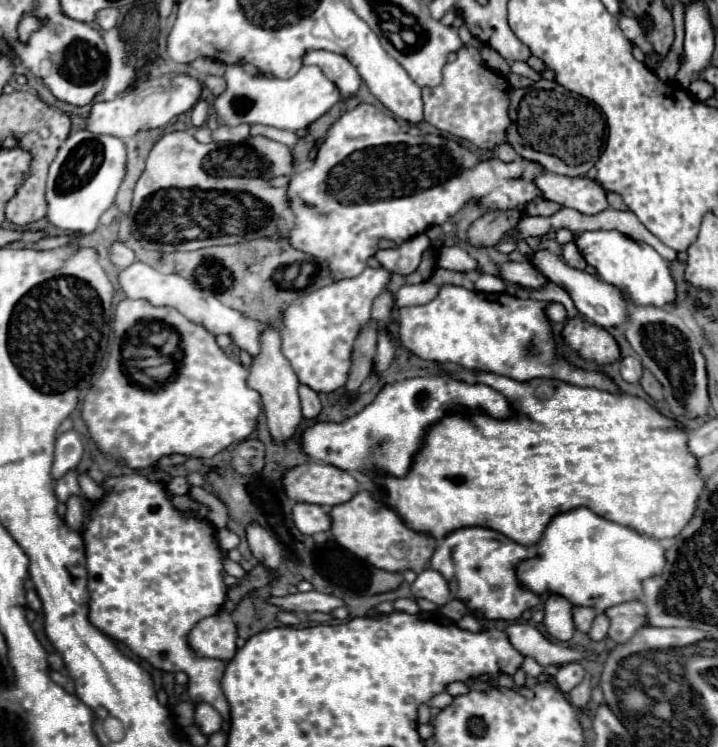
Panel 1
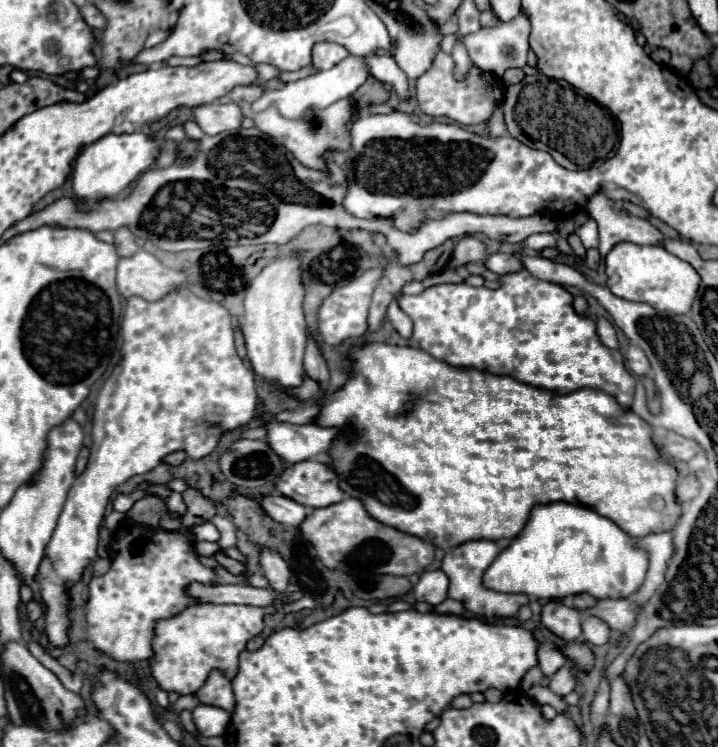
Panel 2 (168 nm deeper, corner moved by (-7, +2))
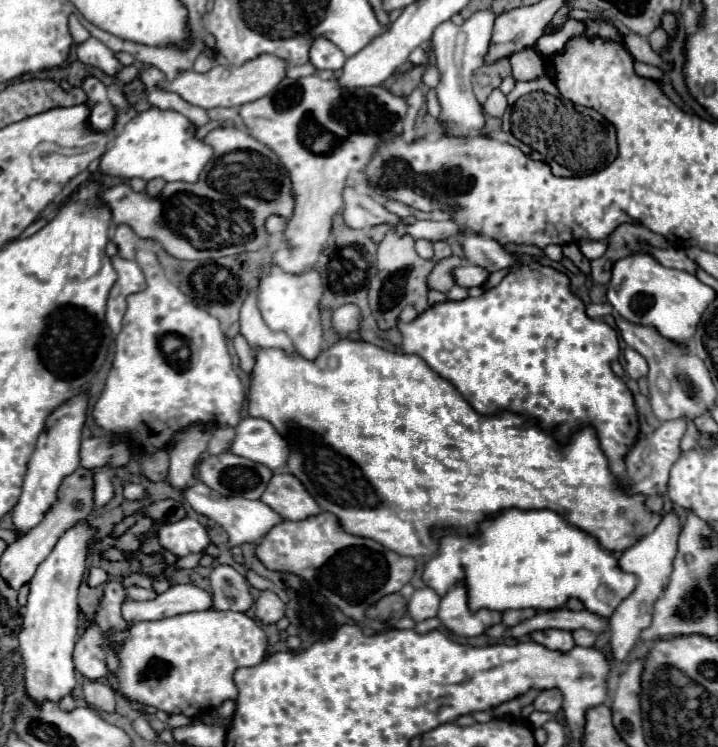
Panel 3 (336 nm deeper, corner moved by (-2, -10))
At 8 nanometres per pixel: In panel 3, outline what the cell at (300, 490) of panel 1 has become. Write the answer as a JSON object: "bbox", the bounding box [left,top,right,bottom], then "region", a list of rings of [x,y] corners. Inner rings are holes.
{"bbox":[261,470,321,520],"region":[[[287,470],[273,474],[267,492],[261,496],[261,502],[271,506],[285,520],[305,520],[321,512],[321,506],[303,486],[303,482]]]}

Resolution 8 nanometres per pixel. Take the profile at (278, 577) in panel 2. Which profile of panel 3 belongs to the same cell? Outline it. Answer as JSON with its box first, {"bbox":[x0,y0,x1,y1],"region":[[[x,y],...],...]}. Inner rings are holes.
{"bbox":[255,590,285,624],"region":[[[263,590],[255,602],[255,616],[265,624],[275,624],[277,620],[283,618],[283,614],[285,614],[283,600],[275,592]]]}

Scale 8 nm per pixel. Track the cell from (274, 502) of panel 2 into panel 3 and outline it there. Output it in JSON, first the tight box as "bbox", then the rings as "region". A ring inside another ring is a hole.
{"bbox":[185,482,283,546],"region":[[[203,482],[191,484],[185,490],[185,498],[195,512],[199,512],[203,516],[209,516],[217,524],[221,524],[227,530],[229,542],[233,546],[241,546],[245,542],[259,542],[261,538],[265,538],[269,534],[269,530],[273,526],[283,522],[283,518],[273,508],[263,504],[261,500],[243,500],[241,496],[219,496],[219,492],[207,488]]]}

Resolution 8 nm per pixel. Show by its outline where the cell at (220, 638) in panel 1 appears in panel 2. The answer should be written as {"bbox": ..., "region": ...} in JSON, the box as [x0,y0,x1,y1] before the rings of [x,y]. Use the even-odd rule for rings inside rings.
{"bbox":[150,604,264,694],"region":[[[192,604],[184,608],[184,612],[178,612],[168,620],[158,620],[152,638],[154,656],[150,658],[150,670],[154,680],[162,690],[178,694],[196,694],[212,670],[220,670],[232,680],[232,676],[236,676],[240,652],[246,648],[248,640],[258,636],[264,628],[264,614],[264,608],[244,604]]]}

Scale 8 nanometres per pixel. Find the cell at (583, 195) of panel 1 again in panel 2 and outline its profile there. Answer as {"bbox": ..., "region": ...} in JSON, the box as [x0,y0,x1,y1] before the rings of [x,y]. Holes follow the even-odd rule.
{"bbox":[588,194,664,256],"region":[[[596,194],[588,202],[588,214],[600,228],[600,254],[606,256],[616,244],[632,242],[642,246],[662,246],[664,234],[644,218],[634,218],[618,202]]]}

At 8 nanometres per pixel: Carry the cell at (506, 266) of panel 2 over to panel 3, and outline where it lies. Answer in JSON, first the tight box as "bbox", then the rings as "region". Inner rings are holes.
{"bbox":[453,264,489,288],"region":[[[463,264],[463,266],[455,268],[453,276],[455,276],[455,282],[457,282],[459,286],[471,288],[471,286],[483,286],[485,280],[489,278],[489,272],[487,272],[485,268],[473,266],[473,264]]]}

